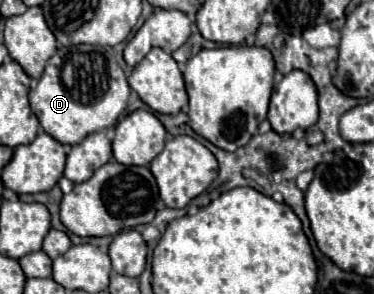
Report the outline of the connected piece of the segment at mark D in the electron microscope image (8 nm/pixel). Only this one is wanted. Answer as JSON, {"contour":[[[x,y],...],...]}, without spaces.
{"contour":[[[59,47],[47,61],[43,77],[29,91],[31,109],[41,127],[63,145],[77,145],[89,133],[113,127],[127,107],[129,83],[109,47]]]}

